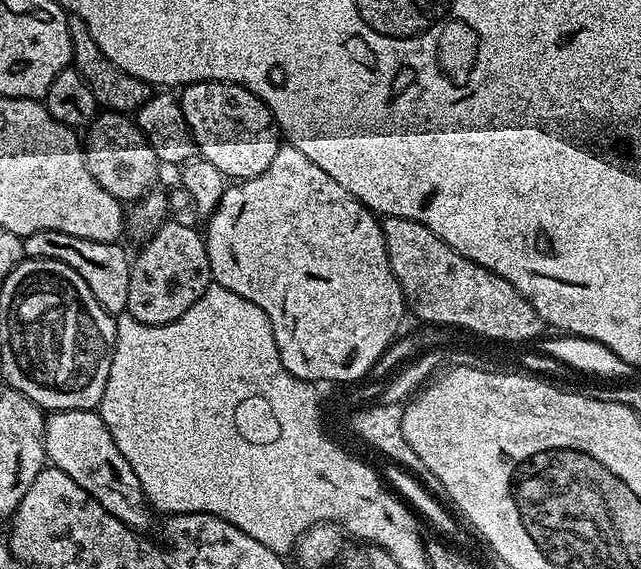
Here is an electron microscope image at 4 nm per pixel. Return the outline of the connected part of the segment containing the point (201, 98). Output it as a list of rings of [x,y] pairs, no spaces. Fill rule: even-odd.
[[[203,80],[187,85],[178,99],[197,153],[210,166],[218,166],[224,177],[236,182],[249,180],[274,162],[282,133],[272,119],[272,111],[250,90],[221,80]]]

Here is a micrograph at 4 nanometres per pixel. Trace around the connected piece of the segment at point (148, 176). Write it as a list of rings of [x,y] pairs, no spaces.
[[[101,111],[87,129],[84,157],[94,182],[114,194],[122,202],[135,202],[153,187],[156,175],[162,171],[150,142],[127,115],[118,112]]]

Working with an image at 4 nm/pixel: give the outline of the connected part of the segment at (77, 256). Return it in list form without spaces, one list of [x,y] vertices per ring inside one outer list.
[[[38,230],[34,234],[23,237],[25,257],[34,260],[57,260],[70,270],[77,272],[90,286],[90,294],[113,314],[120,314],[128,307],[130,294],[130,256],[119,247],[119,243],[90,242],[86,238],[74,238],[74,234],[62,234],[58,230]]]

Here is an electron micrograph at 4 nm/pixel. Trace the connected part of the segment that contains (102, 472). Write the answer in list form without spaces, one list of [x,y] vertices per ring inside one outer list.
[[[86,408],[49,411],[44,421],[44,455],[51,467],[70,474],[90,498],[97,500],[127,528],[144,530],[154,517],[138,482],[138,474],[130,470],[130,462],[122,458],[122,450],[114,446],[114,438],[110,438],[110,430],[106,430],[106,422],[102,422],[99,411]]]

